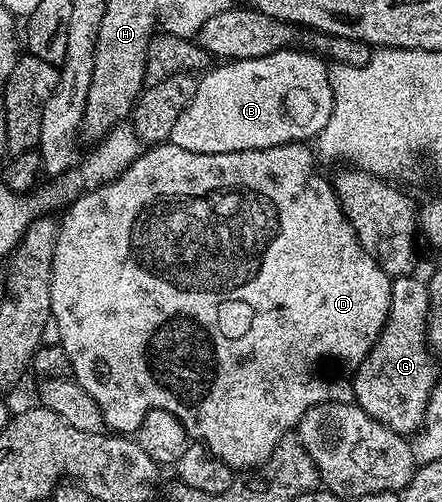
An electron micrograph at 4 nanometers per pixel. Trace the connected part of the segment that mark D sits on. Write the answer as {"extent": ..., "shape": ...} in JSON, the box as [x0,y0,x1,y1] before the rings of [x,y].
{"extent":[50,141,391,469],"shape":[[[169,141],[151,146],[143,150],[138,159],[121,175],[111,180],[110,183],[102,187],[89,191],[87,195],[82,195],[75,203],[71,203],[65,208],[58,224],[58,240],[56,241],[56,253],[52,257],[52,305],[50,306],[50,317],[52,322],[58,326],[58,343],[62,345],[64,351],[71,358],[72,378],[83,387],[85,393],[96,401],[100,407],[100,413],[105,426],[114,433],[136,433],[141,422],[144,421],[145,414],[149,410],[162,409],[172,413],[180,421],[189,438],[197,441],[210,452],[214,458],[224,461],[231,469],[253,469],[265,459],[270,458],[272,449],[284,438],[297,428],[298,423],[312,409],[321,403],[332,403],[335,401],[346,401],[352,395],[352,380],[358,366],[364,361],[364,357],[372,349],[374,342],[380,337],[384,329],[384,321],[388,317],[390,308],[390,285],[391,276],[386,274],[380,265],[367,253],[360,245],[352,225],[346,220],[346,214],[342,212],[341,205],[338,204],[338,197],[329,178],[326,179],[318,172],[318,167],[314,164],[316,155],[313,150],[308,149],[305,142],[288,143],[276,145],[272,148],[256,148],[251,151],[240,151],[230,153],[192,153],[185,152],[184,149],[177,148]]]}

